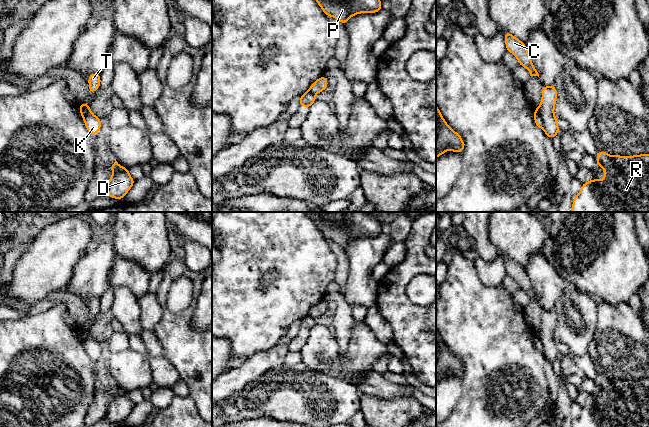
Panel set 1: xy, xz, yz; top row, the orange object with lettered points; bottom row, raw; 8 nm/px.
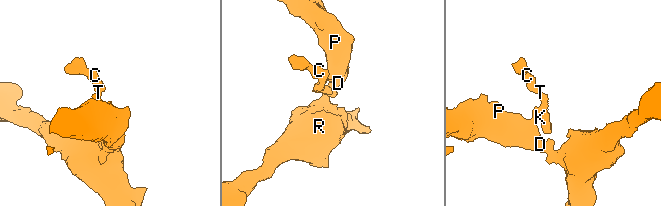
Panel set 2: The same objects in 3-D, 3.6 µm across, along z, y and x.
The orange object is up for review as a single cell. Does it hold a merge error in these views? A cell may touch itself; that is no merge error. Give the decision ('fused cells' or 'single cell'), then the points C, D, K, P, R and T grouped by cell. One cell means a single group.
fused cells | C T / D K P R

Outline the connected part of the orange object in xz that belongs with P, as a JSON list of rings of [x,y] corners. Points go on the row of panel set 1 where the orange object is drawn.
[[[316,0],[326,16],[334,17],[343,25],[353,16],[360,13],[377,13],[382,9],[381,0]]]

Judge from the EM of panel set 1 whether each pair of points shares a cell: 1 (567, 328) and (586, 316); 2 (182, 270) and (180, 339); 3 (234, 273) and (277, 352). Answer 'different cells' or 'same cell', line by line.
1: same cell
2: same cell
3: different cells

